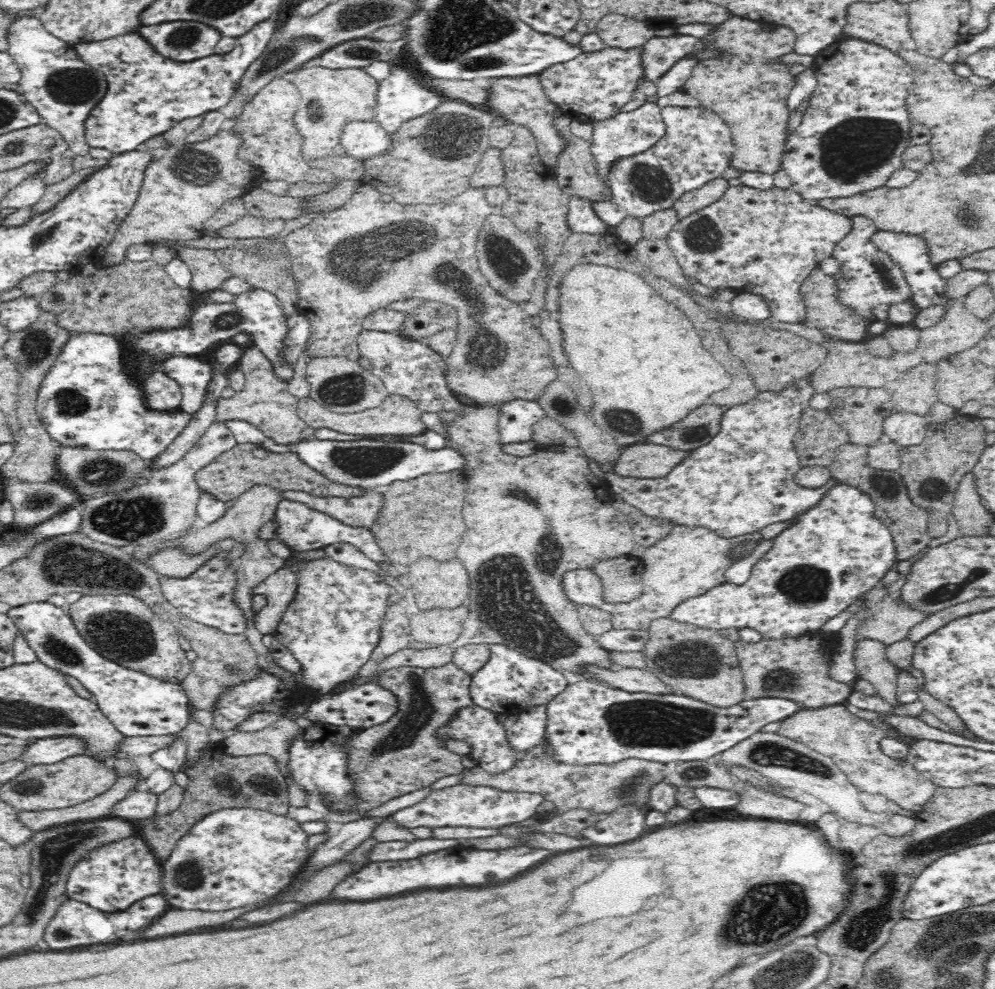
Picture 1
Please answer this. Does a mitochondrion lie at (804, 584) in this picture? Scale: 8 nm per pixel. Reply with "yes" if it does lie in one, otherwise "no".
yes

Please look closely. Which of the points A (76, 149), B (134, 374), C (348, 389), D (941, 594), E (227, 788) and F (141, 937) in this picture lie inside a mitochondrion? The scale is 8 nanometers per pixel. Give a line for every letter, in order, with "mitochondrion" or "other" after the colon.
A: other
B: other
C: mitochondrion
D: mitochondrion
E: mitochondrion
F: other

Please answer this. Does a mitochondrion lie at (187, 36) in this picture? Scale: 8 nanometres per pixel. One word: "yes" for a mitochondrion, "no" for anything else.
yes

